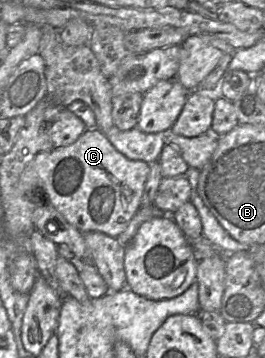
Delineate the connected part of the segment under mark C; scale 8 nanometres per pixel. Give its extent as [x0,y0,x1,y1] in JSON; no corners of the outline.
[19,128,150,238]

